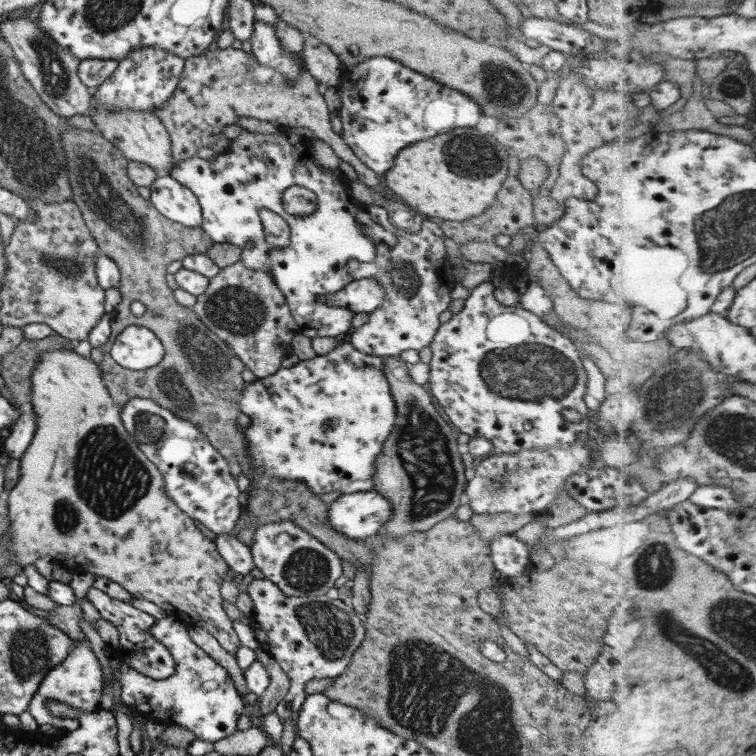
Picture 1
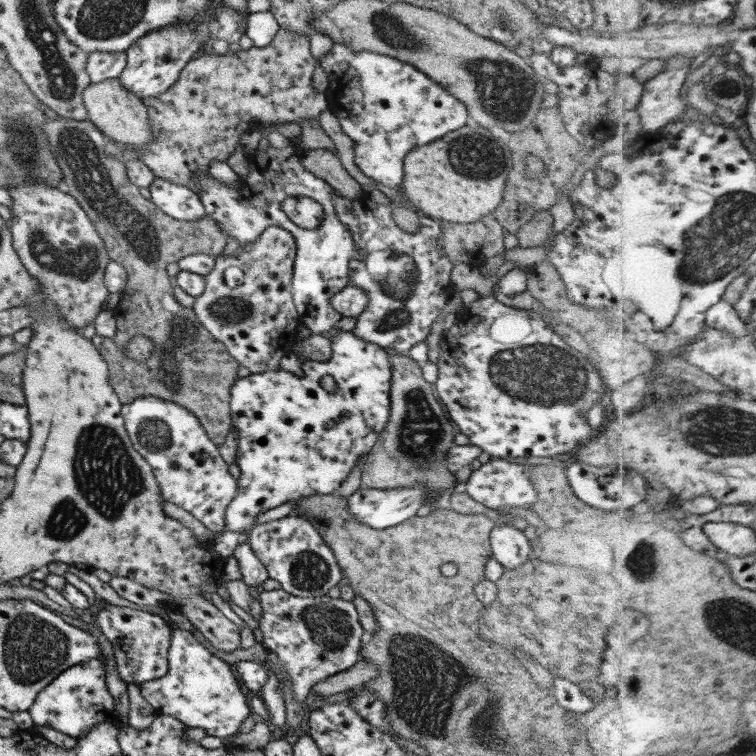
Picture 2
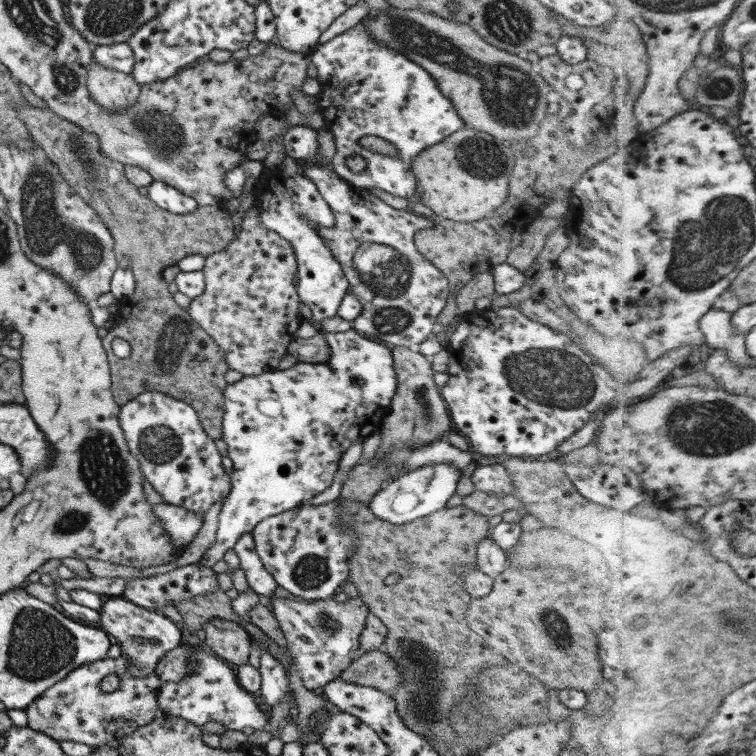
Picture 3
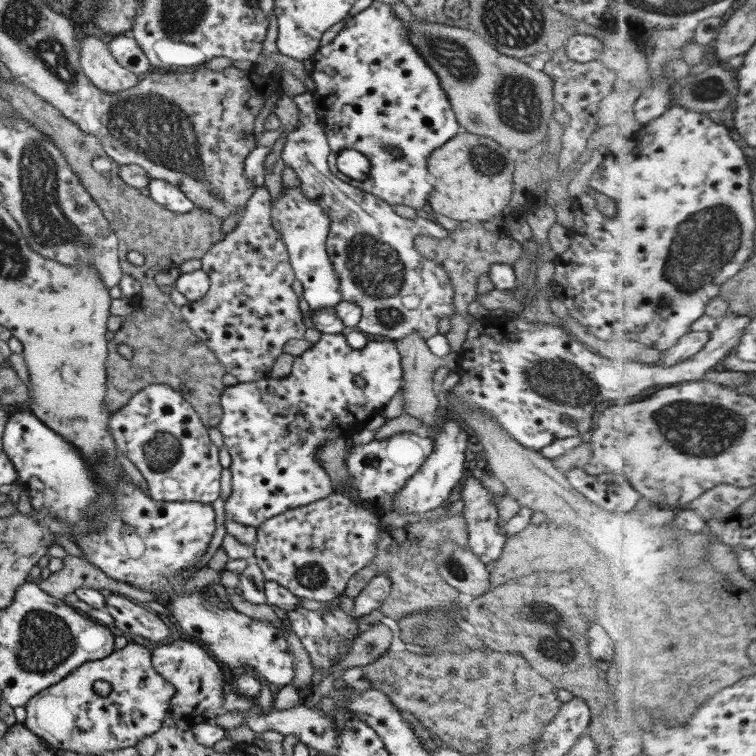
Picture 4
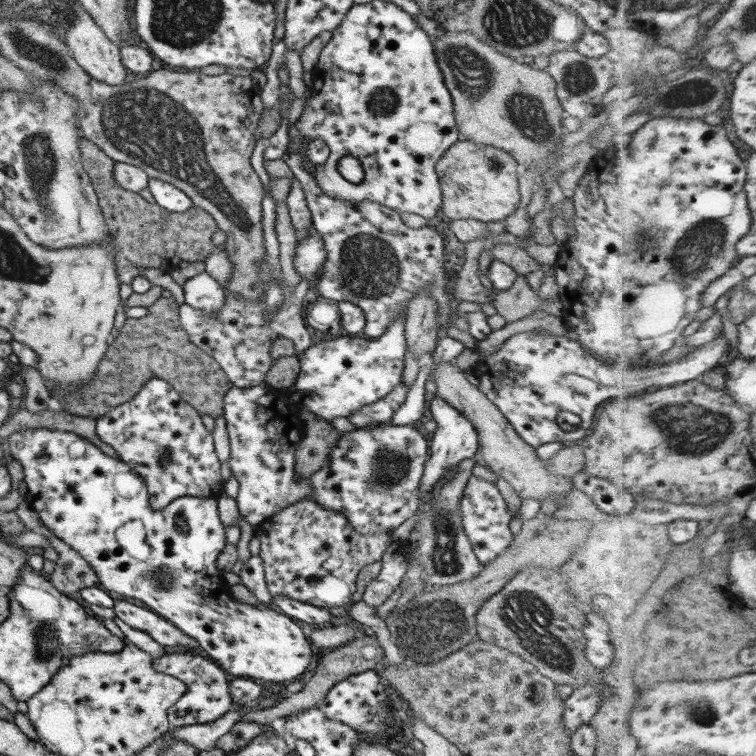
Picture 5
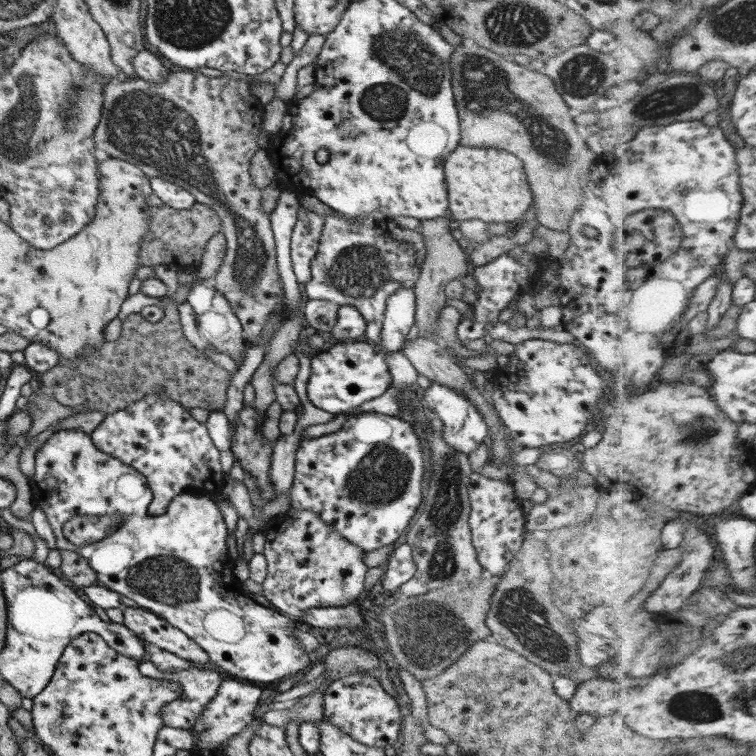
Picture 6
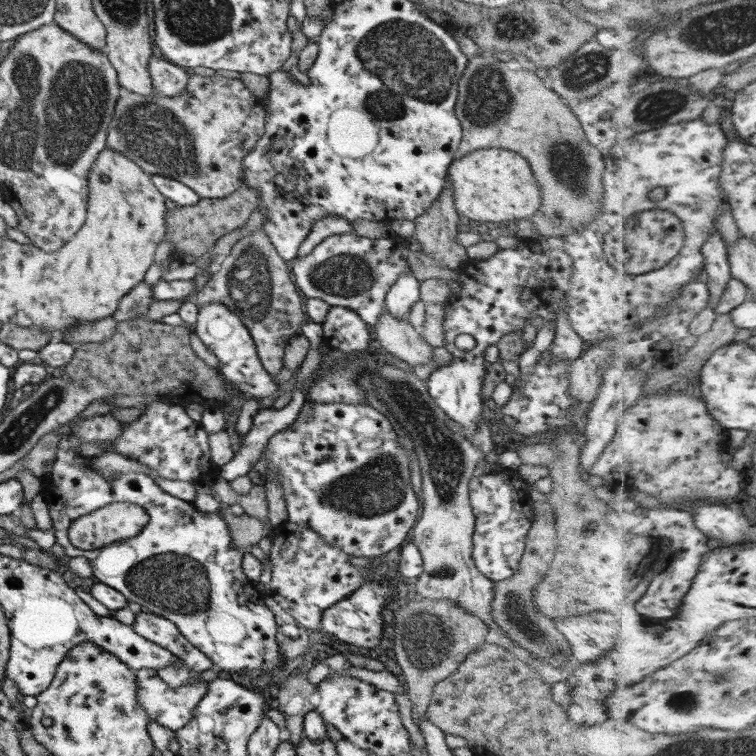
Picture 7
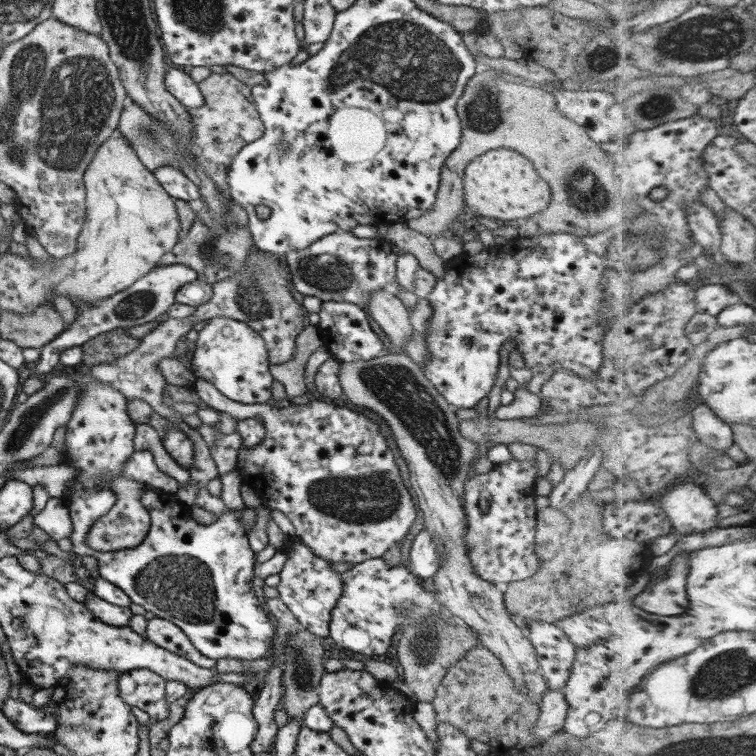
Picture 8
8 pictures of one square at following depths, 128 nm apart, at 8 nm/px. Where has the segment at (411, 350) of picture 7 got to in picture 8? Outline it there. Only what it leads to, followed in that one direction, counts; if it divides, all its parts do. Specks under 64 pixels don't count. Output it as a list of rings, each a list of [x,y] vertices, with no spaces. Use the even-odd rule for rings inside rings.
[[[388,288],[372,291],[369,296],[368,313],[390,339],[388,347],[392,346],[392,351],[404,350],[405,342],[410,339],[413,328],[408,318],[408,308],[396,294]]]

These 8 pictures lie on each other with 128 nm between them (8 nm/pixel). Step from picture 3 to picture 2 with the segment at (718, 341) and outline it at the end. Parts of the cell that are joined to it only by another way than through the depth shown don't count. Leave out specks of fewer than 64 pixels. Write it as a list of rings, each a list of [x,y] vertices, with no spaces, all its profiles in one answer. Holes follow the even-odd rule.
[[[720,301],[707,312],[707,324],[712,328],[725,329],[731,336],[748,336],[753,328],[746,322],[735,305]]]

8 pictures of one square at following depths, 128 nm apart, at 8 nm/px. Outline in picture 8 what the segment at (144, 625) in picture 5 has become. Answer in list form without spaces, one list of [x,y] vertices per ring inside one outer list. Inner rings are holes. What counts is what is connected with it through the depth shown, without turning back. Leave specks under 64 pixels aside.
[[[148,615],[146,634],[150,642],[182,655],[202,668],[214,669],[216,666],[217,660],[204,656],[197,648],[194,648],[186,633],[165,618]]]

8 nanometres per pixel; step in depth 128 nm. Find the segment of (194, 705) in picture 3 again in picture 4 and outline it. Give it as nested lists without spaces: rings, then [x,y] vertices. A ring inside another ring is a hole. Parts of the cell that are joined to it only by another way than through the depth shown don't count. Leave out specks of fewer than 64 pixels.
[[[228,679],[223,680],[223,695],[225,696],[223,702],[223,712],[240,711],[245,716],[245,724],[256,732],[258,736],[261,736],[269,730],[276,731],[284,736],[293,734],[298,736],[299,741],[304,743],[310,748],[316,748],[319,752],[327,752],[328,754],[334,754],[335,748],[338,746],[338,724],[331,717],[321,710],[313,710],[311,707],[306,707],[302,702],[294,708],[285,711],[271,710],[268,715],[262,715],[261,712],[251,703],[251,699],[238,695],[232,690],[231,685],[228,683]]]

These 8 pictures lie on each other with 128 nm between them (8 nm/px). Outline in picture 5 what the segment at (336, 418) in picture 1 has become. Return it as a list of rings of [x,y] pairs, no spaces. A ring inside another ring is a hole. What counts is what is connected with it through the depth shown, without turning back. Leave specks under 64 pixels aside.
[[[394,319],[376,339],[366,340],[355,336],[326,337],[314,341],[302,354],[298,353],[300,372],[297,381],[287,390],[278,390],[267,385],[258,387],[231,387],[224,395],[224,418],[230,441],[229,468],[238,480],[239,492],[236,499],[238,510],[252,527],[281,512],[283,508],[302,500],[314,500],[311,478],[296,475],[295,452],[303,437],[307,435],[305,416],[302,411],[311,412],[315,419],[332,420],[337,416],[347,417],[360,407],[372,404],[389,394],[402,381],[404,356],[406,356],[405,320]]]

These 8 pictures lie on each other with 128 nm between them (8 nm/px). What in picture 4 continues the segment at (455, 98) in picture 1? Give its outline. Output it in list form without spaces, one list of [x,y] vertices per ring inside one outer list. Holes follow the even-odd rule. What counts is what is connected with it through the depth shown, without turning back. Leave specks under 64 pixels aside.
[[[374,1],[372,6],[354,18],[345,20],[342,32],[330,44],[322,45],[311,60],[314,62],[314,69],[310,72],[315,84],[314,108],[331,150],[327,158],[329,171],[341,181],[354,183],[364,192],[385,200],[391,206],[404,204],[416,210],[424,208],[433,191],[433,184],[429,181],[428,157],[454,138],[461,129],[438,75],[408,42],[407,23],[396,18],[389,5]],[[393,148],[400,150],[401,156],[394,156]],[[348,149],[358,150],[370,161],[366,180],[353,182],[337,168],[338,153]]]

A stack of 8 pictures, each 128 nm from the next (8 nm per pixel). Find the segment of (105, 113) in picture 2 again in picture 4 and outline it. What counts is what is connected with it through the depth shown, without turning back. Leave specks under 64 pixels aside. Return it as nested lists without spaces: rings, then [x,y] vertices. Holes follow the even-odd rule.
[[[96,36],[82,38],[79,58],[85,75],[101,91],[115,93],[128,91],[138,84],[141,76],[125,69],[108,50],[108,44]]]

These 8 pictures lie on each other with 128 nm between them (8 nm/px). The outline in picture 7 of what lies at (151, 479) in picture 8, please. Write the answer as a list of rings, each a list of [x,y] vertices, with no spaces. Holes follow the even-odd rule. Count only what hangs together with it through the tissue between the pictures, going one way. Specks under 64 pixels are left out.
[[[108,452],[102,453],[102,456],[90,457],[90,465],[94,465],[94,469],[106,477],[112,477],[114,472],[140,472],[151,477],[162,491],[171,496],[190,502],[196,498],[196,489],[190,481],[164,480],[156,476],[154,471],[144,470],[144,466],[140,466],[135,460],[128,460],[118,453]]]

